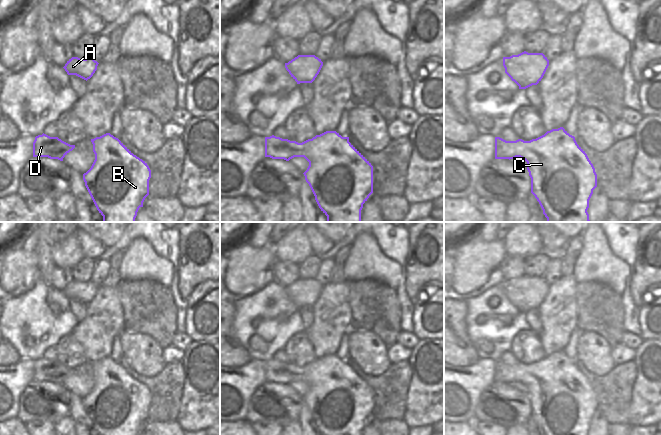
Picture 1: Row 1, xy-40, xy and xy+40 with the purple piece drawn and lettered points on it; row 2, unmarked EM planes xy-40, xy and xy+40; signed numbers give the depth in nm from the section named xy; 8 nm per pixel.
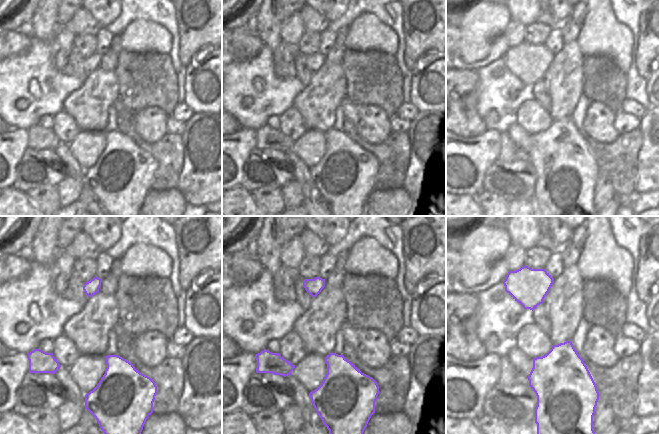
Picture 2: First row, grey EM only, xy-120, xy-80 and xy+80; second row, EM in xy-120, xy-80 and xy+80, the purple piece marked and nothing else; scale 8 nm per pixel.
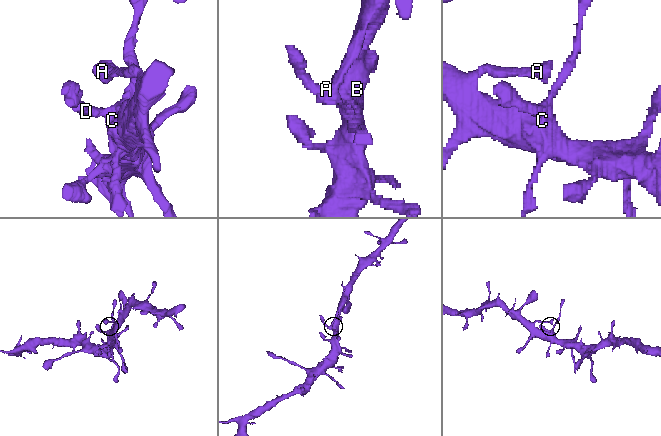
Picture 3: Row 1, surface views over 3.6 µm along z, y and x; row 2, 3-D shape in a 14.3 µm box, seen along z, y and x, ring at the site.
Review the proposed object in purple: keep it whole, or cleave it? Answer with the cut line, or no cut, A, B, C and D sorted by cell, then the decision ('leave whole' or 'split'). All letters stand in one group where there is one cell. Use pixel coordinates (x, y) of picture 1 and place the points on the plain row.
cut none; groups A B C D; leave whole

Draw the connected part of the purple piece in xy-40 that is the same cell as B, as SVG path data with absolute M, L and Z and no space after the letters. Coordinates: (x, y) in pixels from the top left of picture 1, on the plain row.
M110 357L91 363L95 384L83 398L98 435L138 435L149 419L151 394Z

